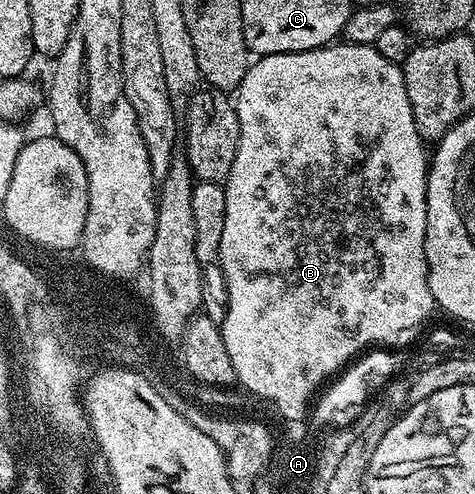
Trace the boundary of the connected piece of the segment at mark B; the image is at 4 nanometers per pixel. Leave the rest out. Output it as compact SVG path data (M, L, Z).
M337 41L313 51L259 56L236 87L234 102L242 134L238 137L234 165L230 165L228 179L222 185L226 193L226 225L222 225L219 265L228 290L228 308L220 324L220 332L226 341L230 362L234 364L236 383L245 392L248 390L250 394L280 407L286 401L298 400L302 391L302 399L308 403L312 394L316 390L319 392L332 379L336 363L343 362L346 353L356 350L356 347L368 349L373 345L402 344L410 337L412 325L420 319L412 313L412 283L416 283L414 277L428 275L428 266L420 261L420 247L426 247L430 155L427 150L424 152L425 140L420 138L414 125L403 70L397 64L386 61L375 46Z

